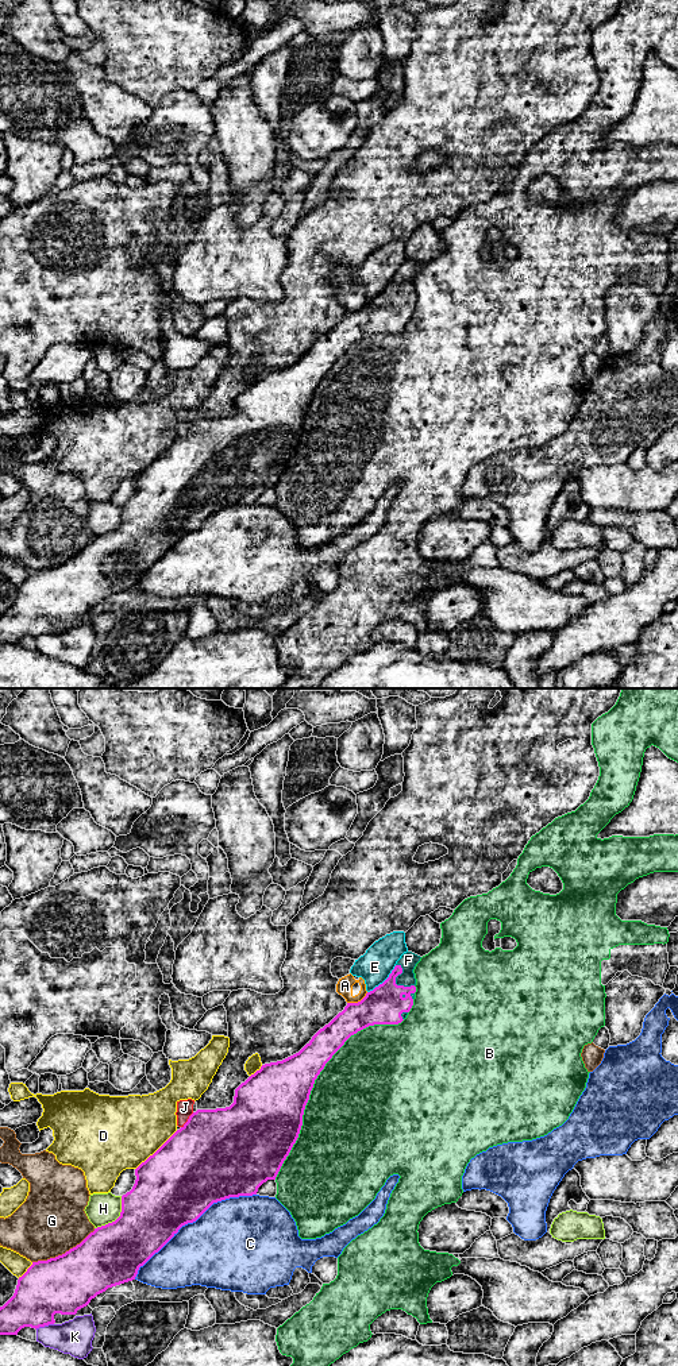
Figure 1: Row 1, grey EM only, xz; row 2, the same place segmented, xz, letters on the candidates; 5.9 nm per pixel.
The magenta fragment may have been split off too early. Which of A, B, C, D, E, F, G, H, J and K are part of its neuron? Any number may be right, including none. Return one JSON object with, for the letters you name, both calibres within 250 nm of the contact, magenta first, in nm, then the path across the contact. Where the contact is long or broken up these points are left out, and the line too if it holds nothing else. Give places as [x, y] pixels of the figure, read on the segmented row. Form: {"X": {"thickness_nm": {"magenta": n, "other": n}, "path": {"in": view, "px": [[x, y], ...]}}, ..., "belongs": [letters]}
{"F": {"thickness_nm": {"magenta": 220, "other": 100}}, "J": {"thickness_nm": {"magenta": 500, "other": 100}, "path": {"in": "xz", "px": [[216, 1152], [188, 1121], [184, 1107]]}}, "belongs": ["F", "J"]}

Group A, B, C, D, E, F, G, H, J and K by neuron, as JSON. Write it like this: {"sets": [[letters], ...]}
{"sets": [["A"], ["B"], ["C"], ["D"], ["E"], ["F", "J"], ["G"], ["H"], ["K"]]}

